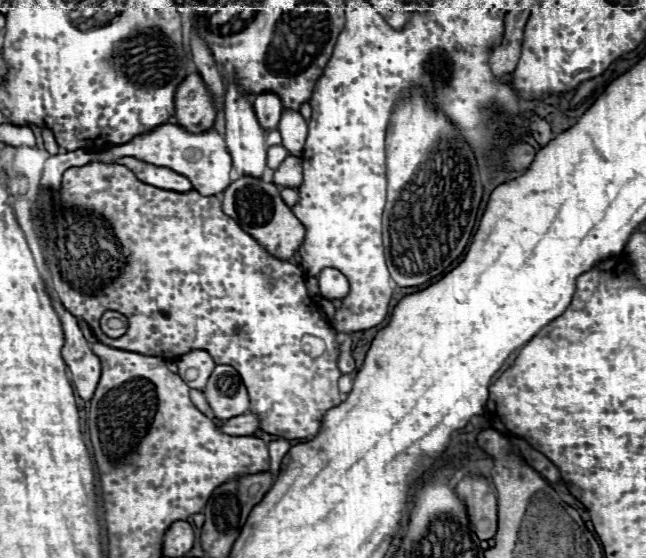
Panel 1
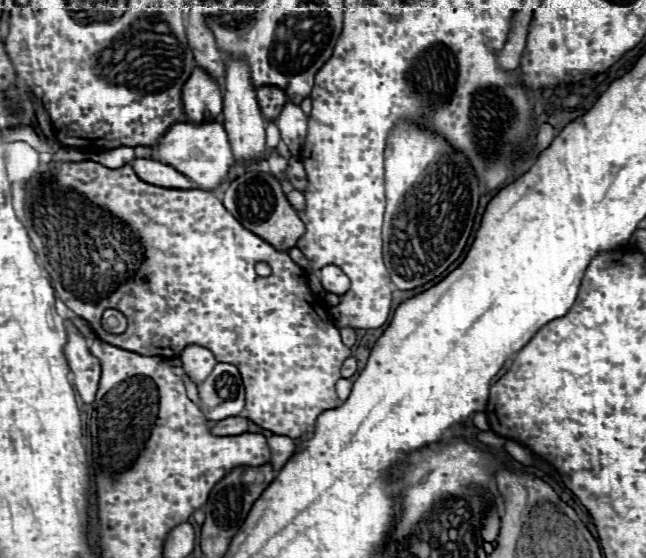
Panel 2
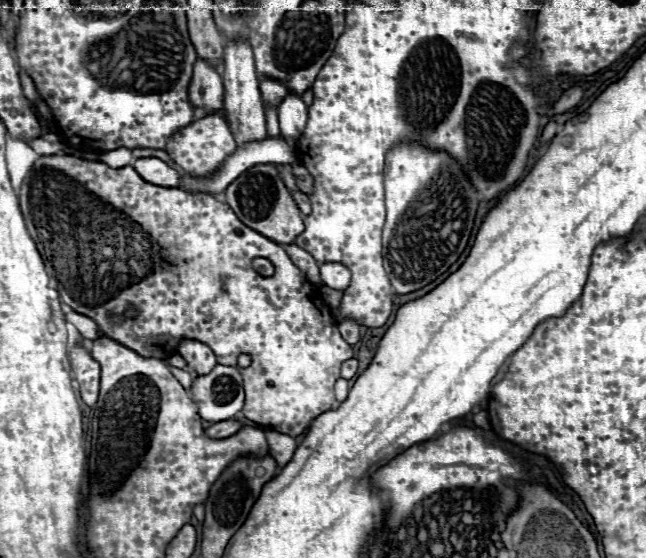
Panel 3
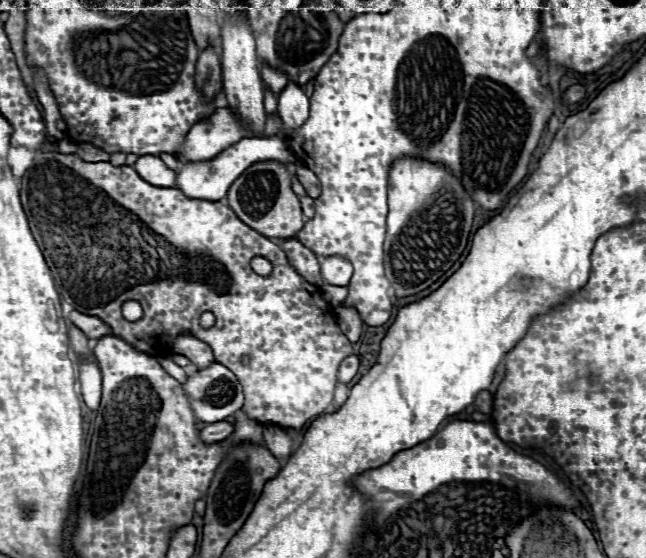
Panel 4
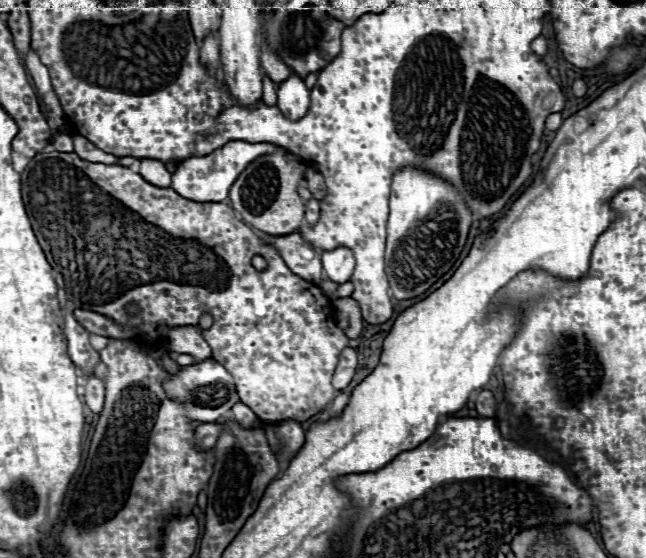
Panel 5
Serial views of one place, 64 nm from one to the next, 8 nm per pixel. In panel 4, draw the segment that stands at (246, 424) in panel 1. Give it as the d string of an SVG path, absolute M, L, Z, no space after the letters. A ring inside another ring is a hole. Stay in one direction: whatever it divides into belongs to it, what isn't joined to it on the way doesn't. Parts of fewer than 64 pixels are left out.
M230 422L206 424L206 426L200 430L200 438L204 440L204 444L214 444L214 442L226 440L232 432L234 432L234 426L232 426Z

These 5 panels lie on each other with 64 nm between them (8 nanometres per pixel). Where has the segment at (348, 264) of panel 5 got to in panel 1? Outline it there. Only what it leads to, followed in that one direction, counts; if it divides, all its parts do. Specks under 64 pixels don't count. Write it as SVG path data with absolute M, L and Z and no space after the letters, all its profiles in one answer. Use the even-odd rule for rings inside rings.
M324 268L318 276L318 282L320 282L320 292L326 300L344 298L348 294L348 280L336 268Z

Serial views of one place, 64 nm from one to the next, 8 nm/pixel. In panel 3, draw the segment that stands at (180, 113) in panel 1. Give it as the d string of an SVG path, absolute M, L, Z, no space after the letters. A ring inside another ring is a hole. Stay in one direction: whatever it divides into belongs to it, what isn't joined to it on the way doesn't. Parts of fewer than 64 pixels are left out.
M196 60L188 94L196 108L208 108L210 112L222 108L224 86L214 64L210 64L208 60Z

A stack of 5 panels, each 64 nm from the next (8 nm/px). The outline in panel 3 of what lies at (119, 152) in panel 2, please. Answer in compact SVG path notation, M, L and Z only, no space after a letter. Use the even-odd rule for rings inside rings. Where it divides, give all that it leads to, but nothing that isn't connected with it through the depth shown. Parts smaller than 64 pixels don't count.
M118 148L112 152L104 152L100 156L100 162L106 162L112 168L122 168L122 166L130 164L130 158L132 158L132 152L128 148Z

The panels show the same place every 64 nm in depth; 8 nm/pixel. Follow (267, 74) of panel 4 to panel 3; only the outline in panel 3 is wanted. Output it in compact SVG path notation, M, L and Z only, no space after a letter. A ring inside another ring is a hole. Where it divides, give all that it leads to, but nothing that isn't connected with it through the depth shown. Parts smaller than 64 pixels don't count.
M264 76L264 80L260 80L260 90L262 90L264 102L270 102L272 106L278 106L284 100L284 96L288 94L288 88L284 88L284 84L280 84L280 80L272 80L268 76Z

